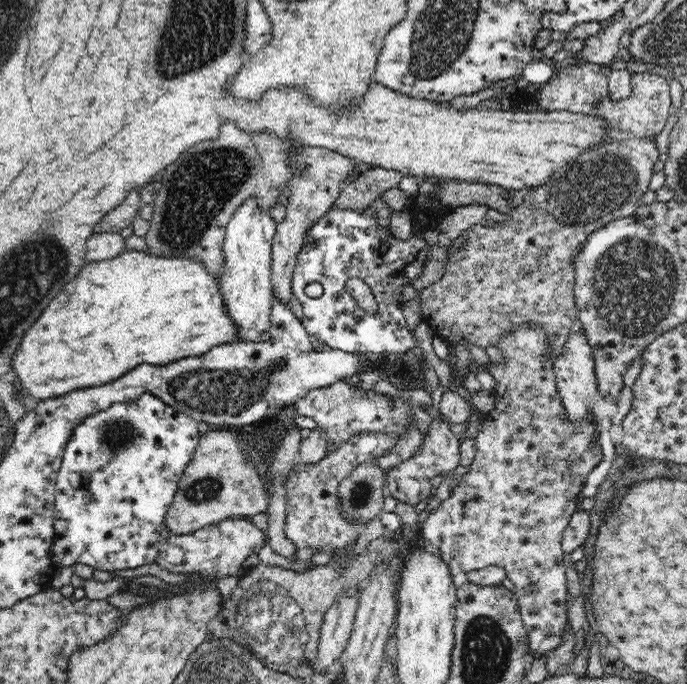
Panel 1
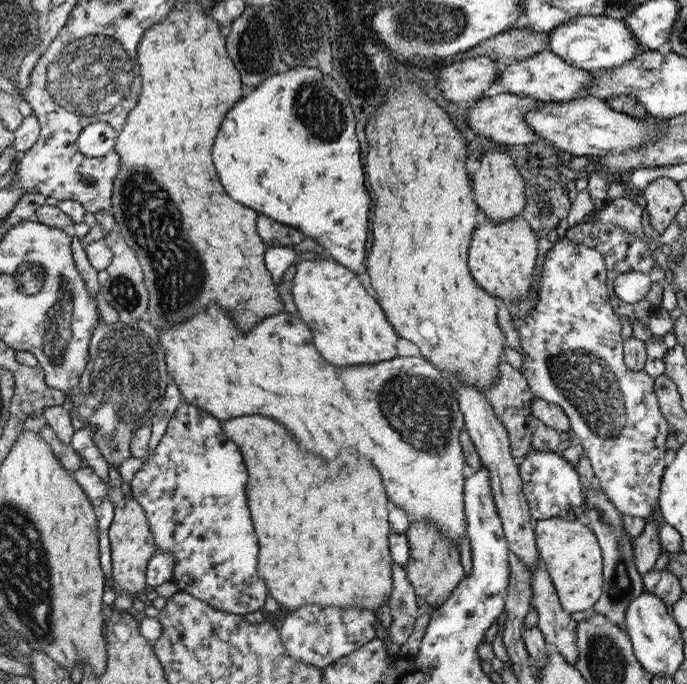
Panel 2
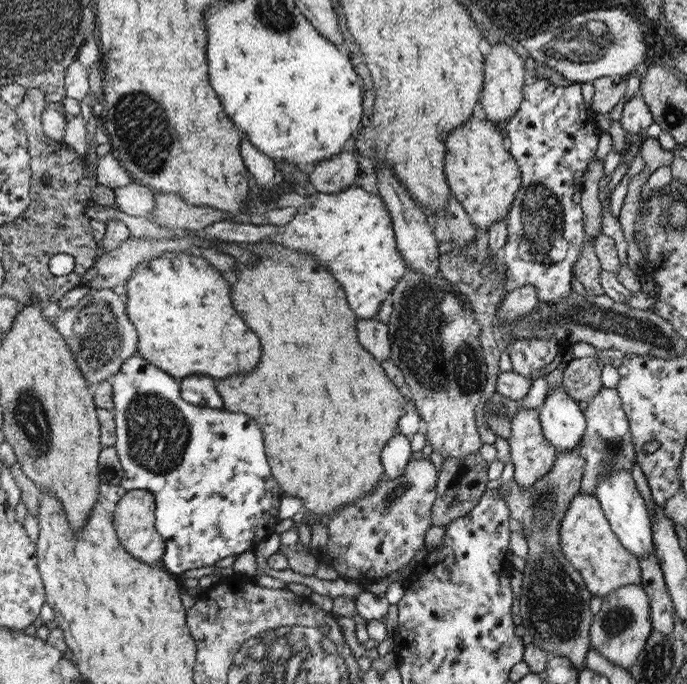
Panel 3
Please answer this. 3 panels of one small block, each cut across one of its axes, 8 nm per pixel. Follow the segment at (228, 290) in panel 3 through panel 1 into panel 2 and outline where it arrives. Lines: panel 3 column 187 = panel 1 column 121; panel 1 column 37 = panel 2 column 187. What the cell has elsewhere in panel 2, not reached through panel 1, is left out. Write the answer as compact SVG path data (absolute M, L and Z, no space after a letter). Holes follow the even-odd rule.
M210 304L206 310L192 316L192 320L186 320L184 324L174 324L174 326L162 330L159 339L162 348L166 348L164 351L168 361L168 372L171 373L172 380L177 384L183 402L197 406L200 404L199 407L204 408L204 412L211 413L221 422L236 418L236 416L248 416L248 414L268 416L268 418L280 422L286 430L290 430L292 438L300 444L302 450L312 452L312 454L316 454L316 456L320 456L322 460L328 460L328 462L338 460L340 456L344 456L344 452L346 452L346 464L356 464L356 460L354 460L356 454L368 458L378 468L378 472L382 476L382 482L386 486L388 498L392 500L394 506L402 508L408 514L407 518L410 523L426 522L426 520L436 522L436 528L446 536L446 541L451 541L454 545L460 545L460 540L466 532L467 523L464 512L464 484L468 471L459 440L459 434L464 428L465 422L457 401L457 393L451 381L442 375L440 369L417 353L410 357L398 356L392 360L384 360L374 364L336 366L319 355L320 352L314 347L313 337L312 330L306 326L306 323L297 314L290 314L285 311L268 316L264 322L258 322L250 332L238 332L234 322L230 320L230 314L226 316L224 312L220 312L220 308L216 304Z

